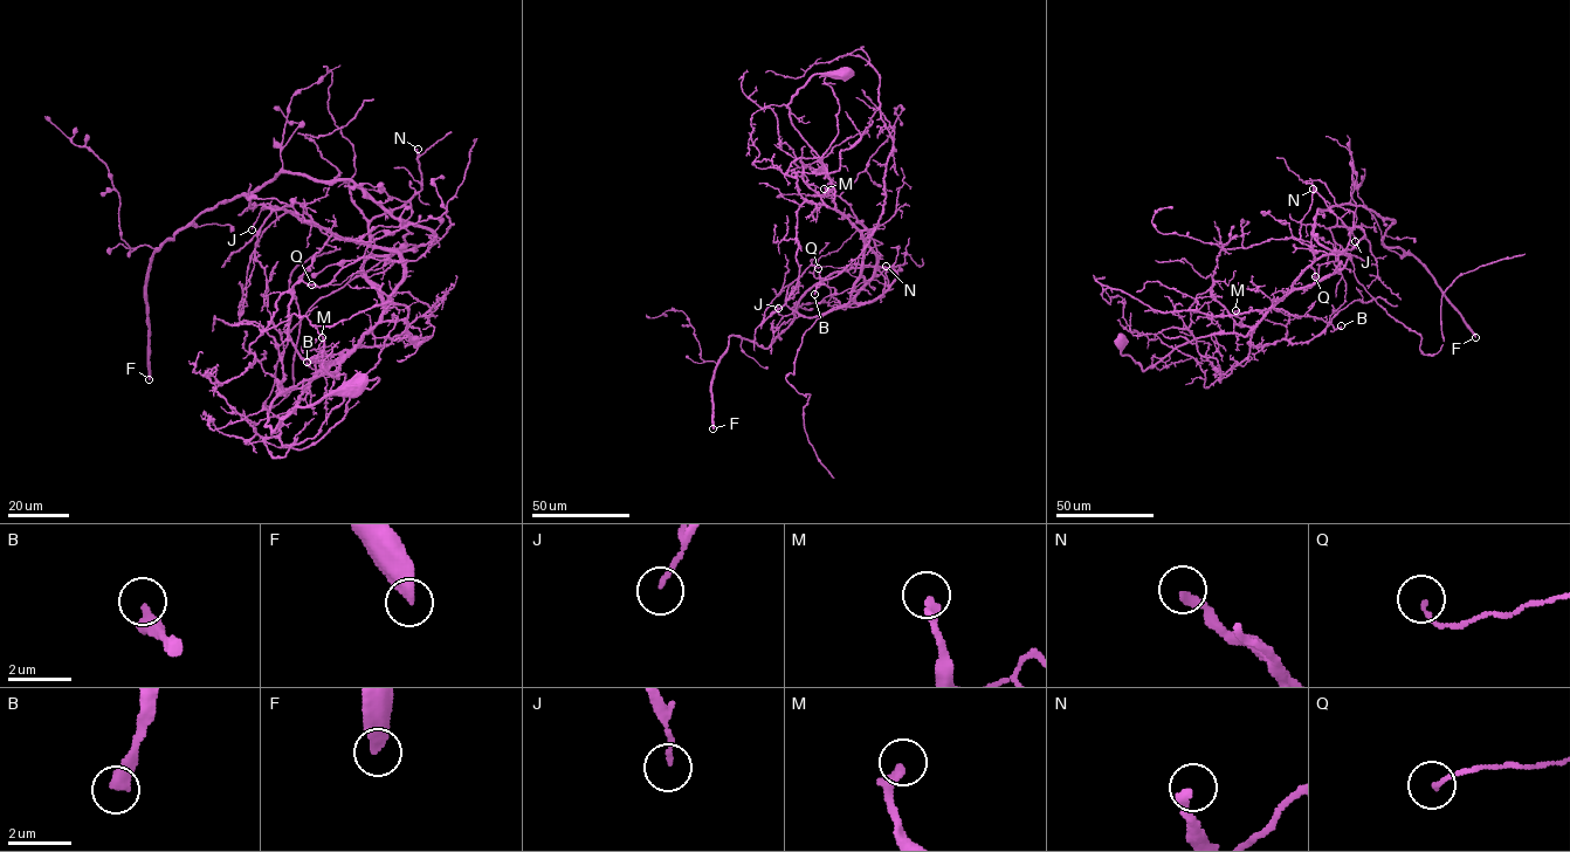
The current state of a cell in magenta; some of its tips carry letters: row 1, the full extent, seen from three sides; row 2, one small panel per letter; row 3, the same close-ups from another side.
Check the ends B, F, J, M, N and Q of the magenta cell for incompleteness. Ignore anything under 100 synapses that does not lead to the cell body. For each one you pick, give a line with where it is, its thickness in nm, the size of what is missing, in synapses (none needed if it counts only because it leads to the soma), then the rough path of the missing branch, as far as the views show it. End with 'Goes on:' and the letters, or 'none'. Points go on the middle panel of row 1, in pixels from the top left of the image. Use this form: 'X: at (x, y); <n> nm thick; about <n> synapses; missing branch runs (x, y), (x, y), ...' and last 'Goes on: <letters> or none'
B: at (814, 294); 420 nm thick; about 140 synapses; missing branch runs (814, 294), (799, 318), (803, 329), (796, 341), (794, 373), (791, 369)
F: at (713, 428); 480 nm thick; about 400 synapses
Goes on: B, F

